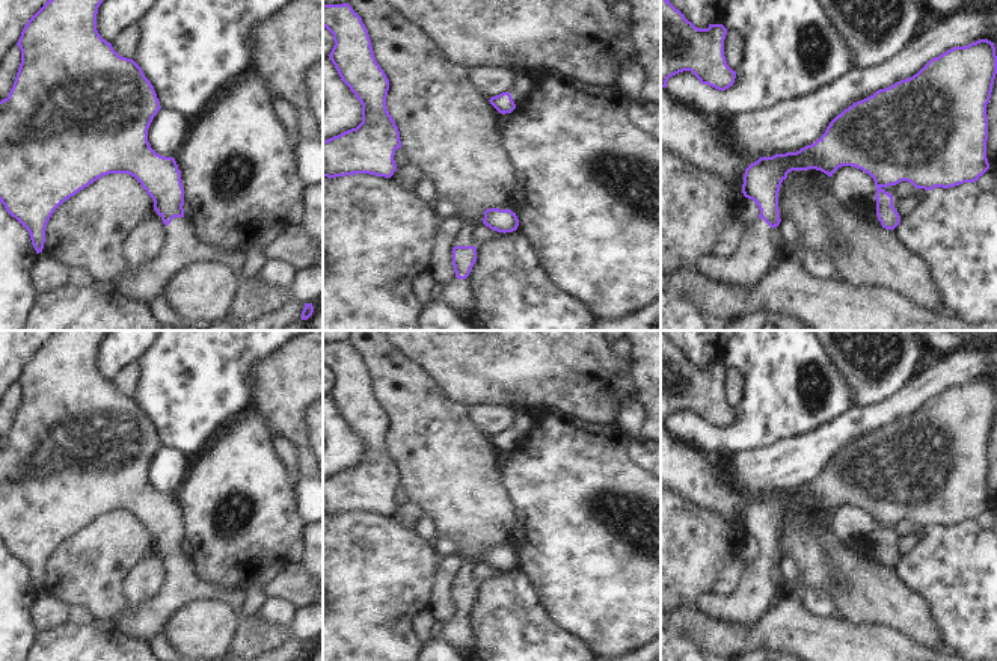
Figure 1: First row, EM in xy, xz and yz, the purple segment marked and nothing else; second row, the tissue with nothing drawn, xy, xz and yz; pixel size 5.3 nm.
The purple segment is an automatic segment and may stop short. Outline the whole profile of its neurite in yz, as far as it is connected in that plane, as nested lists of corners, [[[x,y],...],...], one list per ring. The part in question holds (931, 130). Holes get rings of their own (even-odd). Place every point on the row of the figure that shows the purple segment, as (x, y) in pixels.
[[[979,39],[965,47],[953,47],[931,59],[913,77],[879,89],[845,109],[814,143],[796,152],[760,157],[745,169],[742,184],[744,196],[753,199],[760,210],[759,219],[729,258],[709,254],[695,266],[697,270],[706,278],[742,288],[754,287],[769,272],[777,261],[769,231],[781,222],[778,192],[792,171],[816,169],[833,177],[839,168],[854,166],[869,174],[876,186],[878,220],[882,228],[891,231],[899,225],[900,216],[885,187],[908,181],[916,189],[932,190],[977,181],[989,169],[986,104],[995,74],[994,42]]]

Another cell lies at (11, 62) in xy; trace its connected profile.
[[[15,44],[3,56],[3,62],[0,63],[0,101],[8,98],[14,86],[20,63],[21,63],[21,50]]]

